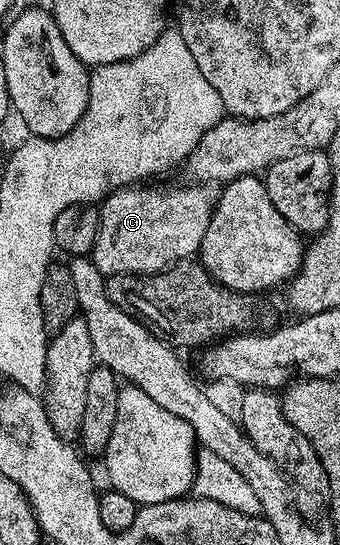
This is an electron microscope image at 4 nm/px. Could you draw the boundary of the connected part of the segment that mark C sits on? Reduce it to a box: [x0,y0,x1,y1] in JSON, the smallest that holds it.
[92,185,212,277]

